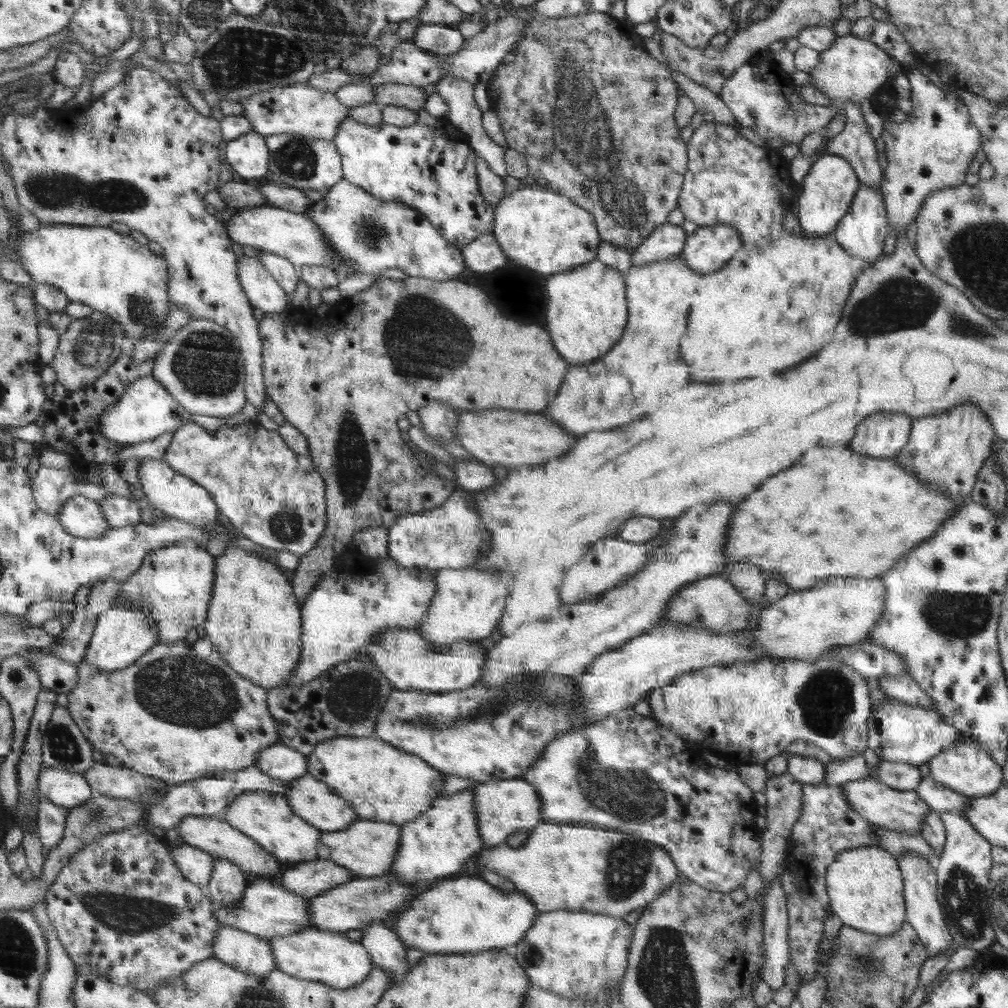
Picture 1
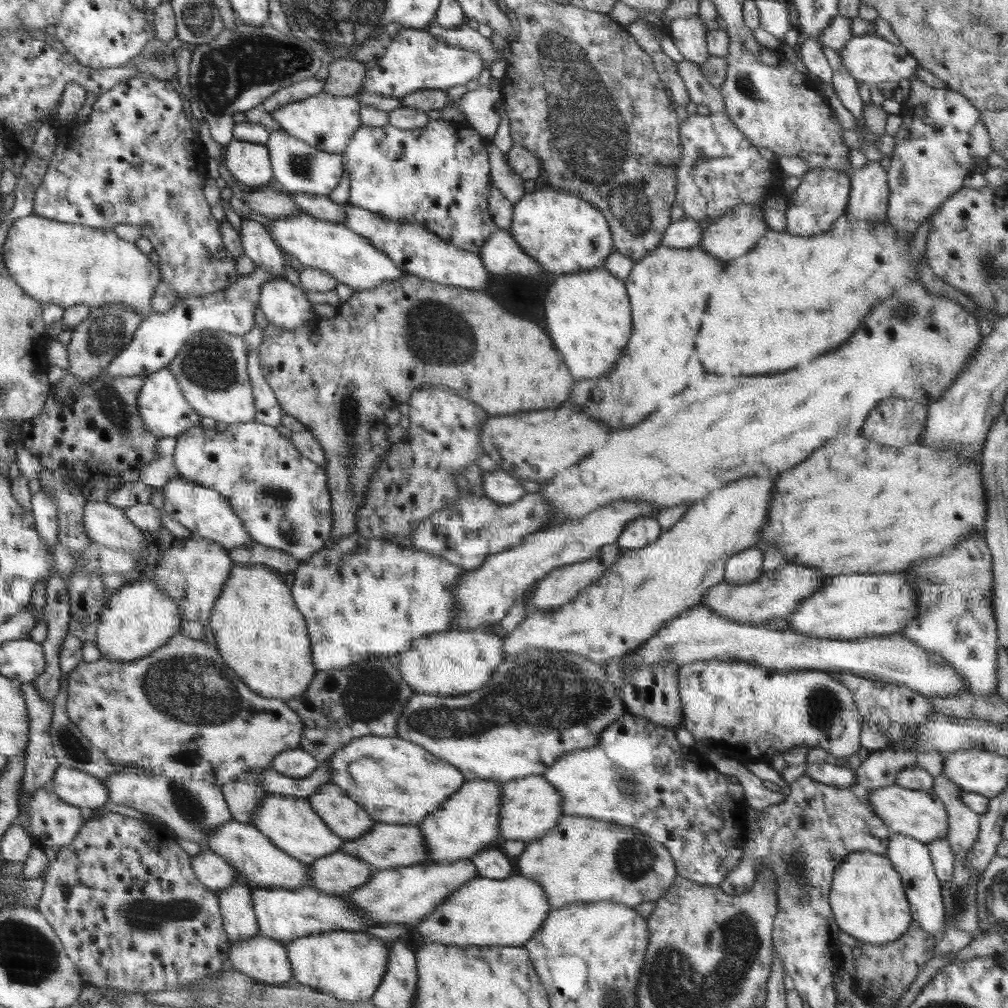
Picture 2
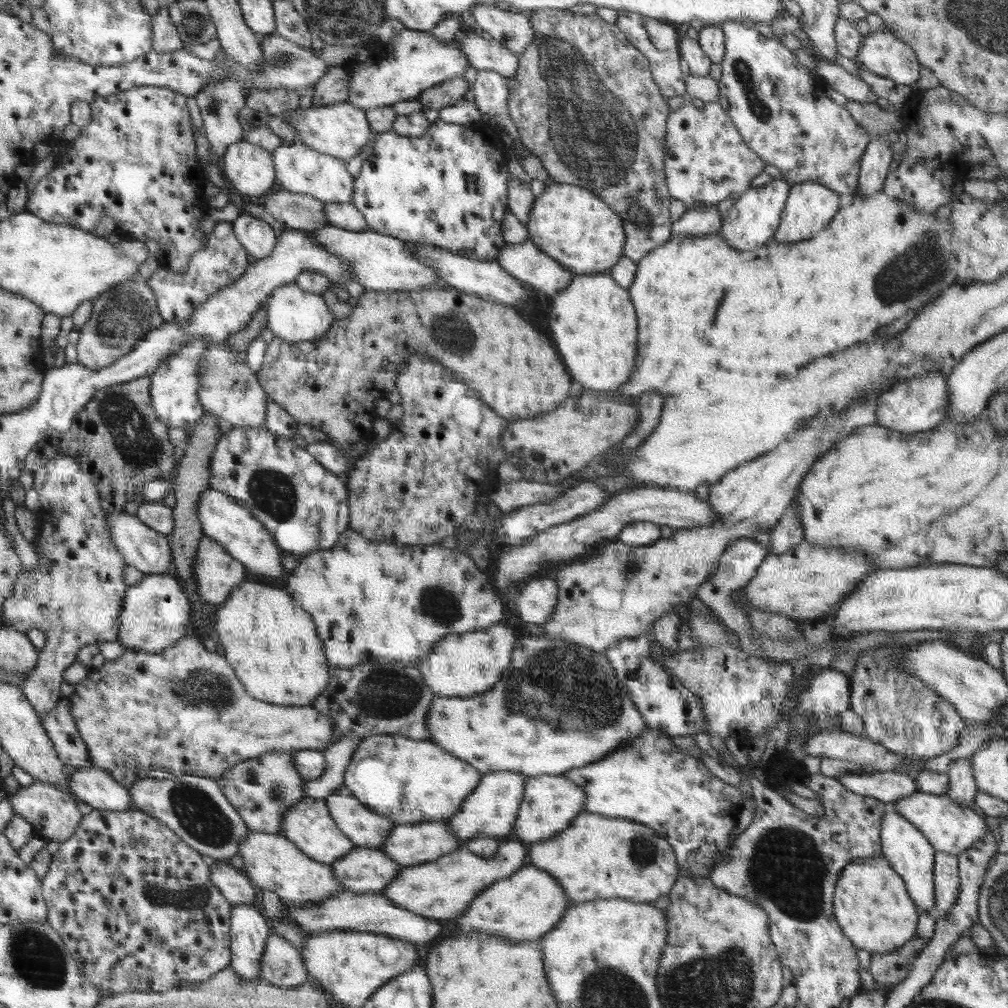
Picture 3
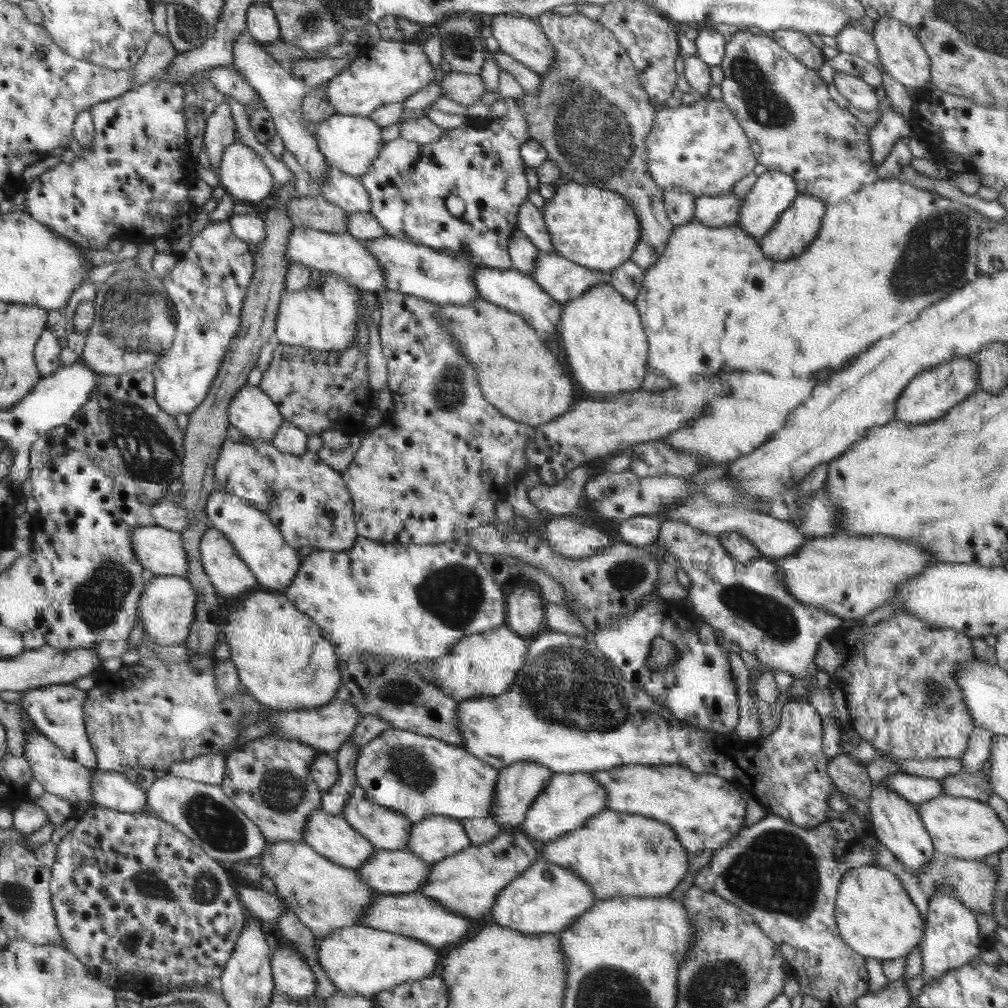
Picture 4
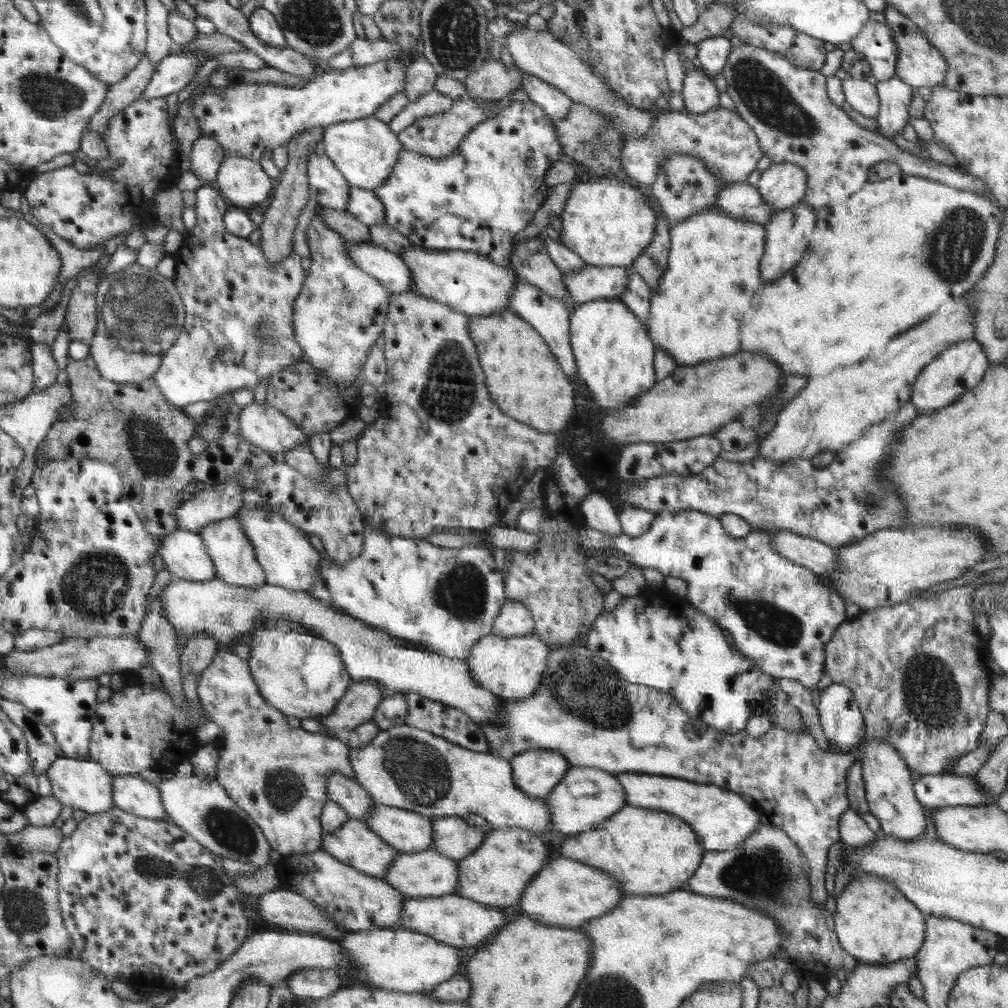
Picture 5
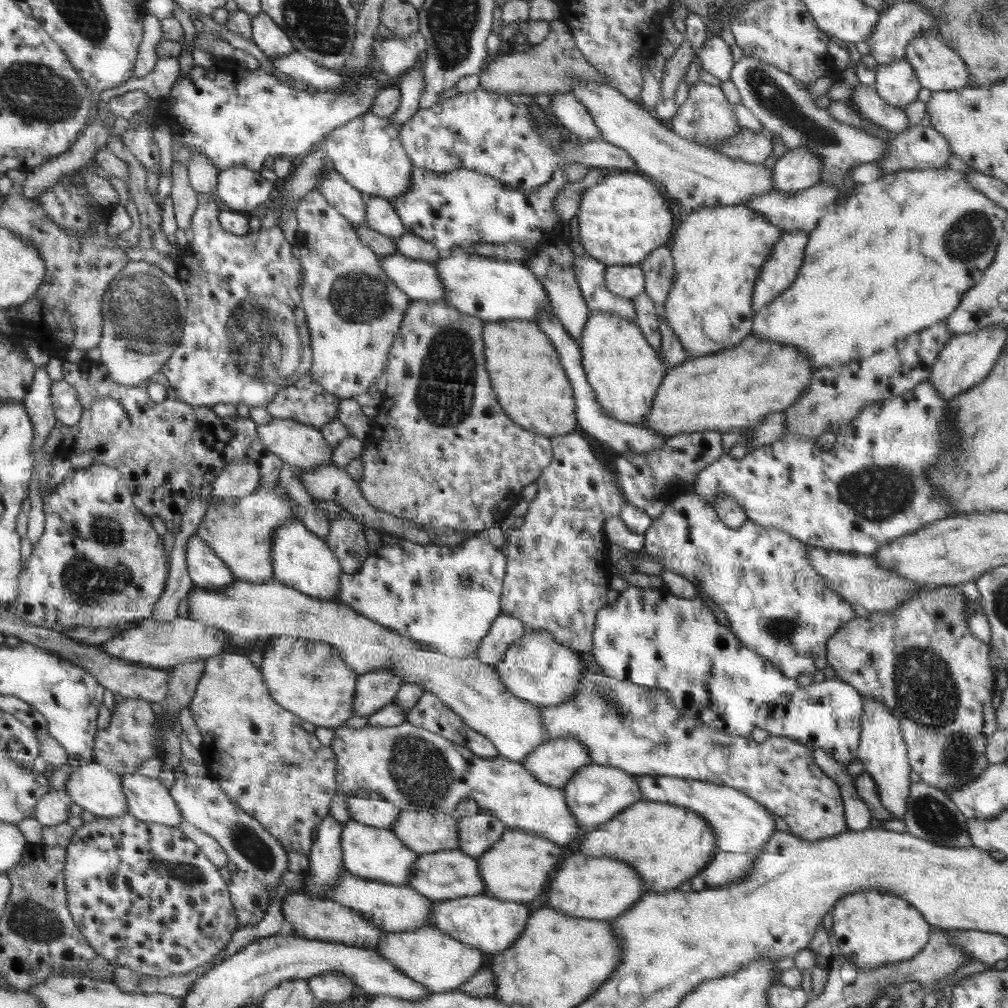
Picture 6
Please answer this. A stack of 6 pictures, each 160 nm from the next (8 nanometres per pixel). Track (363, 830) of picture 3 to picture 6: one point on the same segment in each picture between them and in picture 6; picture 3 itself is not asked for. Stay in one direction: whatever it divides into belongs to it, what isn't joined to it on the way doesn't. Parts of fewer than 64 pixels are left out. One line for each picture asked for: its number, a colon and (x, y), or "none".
4: (387, 829)
5: (279, 776)
6: (259, 752)

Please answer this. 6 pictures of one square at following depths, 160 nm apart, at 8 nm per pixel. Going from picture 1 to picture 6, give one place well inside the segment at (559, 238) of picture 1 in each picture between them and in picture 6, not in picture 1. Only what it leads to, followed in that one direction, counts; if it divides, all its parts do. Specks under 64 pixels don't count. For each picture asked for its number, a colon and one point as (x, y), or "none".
2: (566, 234)
3: (577, 227)
4: (597, 228)
5: (605, 222)
6: (622, 219)

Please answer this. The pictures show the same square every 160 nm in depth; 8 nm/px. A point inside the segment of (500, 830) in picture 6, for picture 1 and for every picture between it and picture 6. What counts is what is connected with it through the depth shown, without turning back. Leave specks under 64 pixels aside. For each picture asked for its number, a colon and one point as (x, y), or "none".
1: (368, 848)
2: (388, 846)
3: (411, 844)
4: (435, 838)
5: (453, 836)

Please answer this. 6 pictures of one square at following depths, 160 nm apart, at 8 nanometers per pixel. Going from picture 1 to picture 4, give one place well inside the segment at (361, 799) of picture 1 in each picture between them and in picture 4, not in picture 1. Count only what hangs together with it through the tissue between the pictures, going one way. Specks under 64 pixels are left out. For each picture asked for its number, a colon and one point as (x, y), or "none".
2: (424, 782)
3: (435, 784)
4: (428, 777)

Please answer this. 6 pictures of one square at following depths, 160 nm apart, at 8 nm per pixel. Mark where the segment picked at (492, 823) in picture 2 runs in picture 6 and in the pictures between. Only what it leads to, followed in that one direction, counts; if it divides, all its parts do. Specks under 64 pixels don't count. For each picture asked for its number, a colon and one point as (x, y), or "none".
3: (492, 809)
4: (518, 786)
5: (537, 772)
6: (556, 762)

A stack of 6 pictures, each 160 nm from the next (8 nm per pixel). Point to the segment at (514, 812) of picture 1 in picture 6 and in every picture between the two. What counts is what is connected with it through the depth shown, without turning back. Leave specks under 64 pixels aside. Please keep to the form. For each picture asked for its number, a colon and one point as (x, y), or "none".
2: (531, 806)
3: (551, 803)
4: (569, 800)
5: (586, 796)
6: (597, 793)

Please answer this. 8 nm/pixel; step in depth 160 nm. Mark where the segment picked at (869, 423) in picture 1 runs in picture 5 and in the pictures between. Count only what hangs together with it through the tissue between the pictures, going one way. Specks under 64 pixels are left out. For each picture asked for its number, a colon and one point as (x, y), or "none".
2: (898, 422)
3: (919, 404)
4: (929, 396)
5: (960, 367)

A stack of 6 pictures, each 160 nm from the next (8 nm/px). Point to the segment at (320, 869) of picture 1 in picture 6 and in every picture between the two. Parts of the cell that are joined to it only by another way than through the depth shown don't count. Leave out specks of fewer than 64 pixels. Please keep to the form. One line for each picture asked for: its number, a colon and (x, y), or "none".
2: (336, 874)
3: (365, 870)
4: (393, 872)
5: (429, 873)
6: (446, 875)

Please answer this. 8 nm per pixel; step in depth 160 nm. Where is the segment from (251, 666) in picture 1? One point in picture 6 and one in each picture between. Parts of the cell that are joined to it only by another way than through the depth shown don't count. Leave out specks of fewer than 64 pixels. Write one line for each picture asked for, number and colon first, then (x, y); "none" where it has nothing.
2: (259, 631)
3: (272, 644)
4: (284, 662)
5: (302, 675)
6: (309, 677)

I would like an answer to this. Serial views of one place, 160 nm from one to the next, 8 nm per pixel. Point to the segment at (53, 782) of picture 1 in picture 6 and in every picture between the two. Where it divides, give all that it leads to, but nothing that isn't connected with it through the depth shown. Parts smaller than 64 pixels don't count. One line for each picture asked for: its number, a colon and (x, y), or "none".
2: (79, 788)
3: (97, 787)
4: (111, 789)
5: (132, 793)
6: (146, 798)

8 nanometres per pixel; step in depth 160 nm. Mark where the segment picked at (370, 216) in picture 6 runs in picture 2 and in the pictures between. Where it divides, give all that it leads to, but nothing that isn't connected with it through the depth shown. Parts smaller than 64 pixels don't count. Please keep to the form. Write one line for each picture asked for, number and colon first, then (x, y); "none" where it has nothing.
2: (300, 167)
3: (301, 169)
4: (348, 192)
5: (367, 207)

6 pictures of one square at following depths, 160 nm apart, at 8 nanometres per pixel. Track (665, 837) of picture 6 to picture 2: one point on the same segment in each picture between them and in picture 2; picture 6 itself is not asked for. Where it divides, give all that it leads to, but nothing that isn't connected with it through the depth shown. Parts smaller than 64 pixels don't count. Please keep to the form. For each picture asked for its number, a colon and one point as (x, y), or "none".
2: (582, 860)
3: (598, 857)
4: (622, 854)
5: (651, 852)

